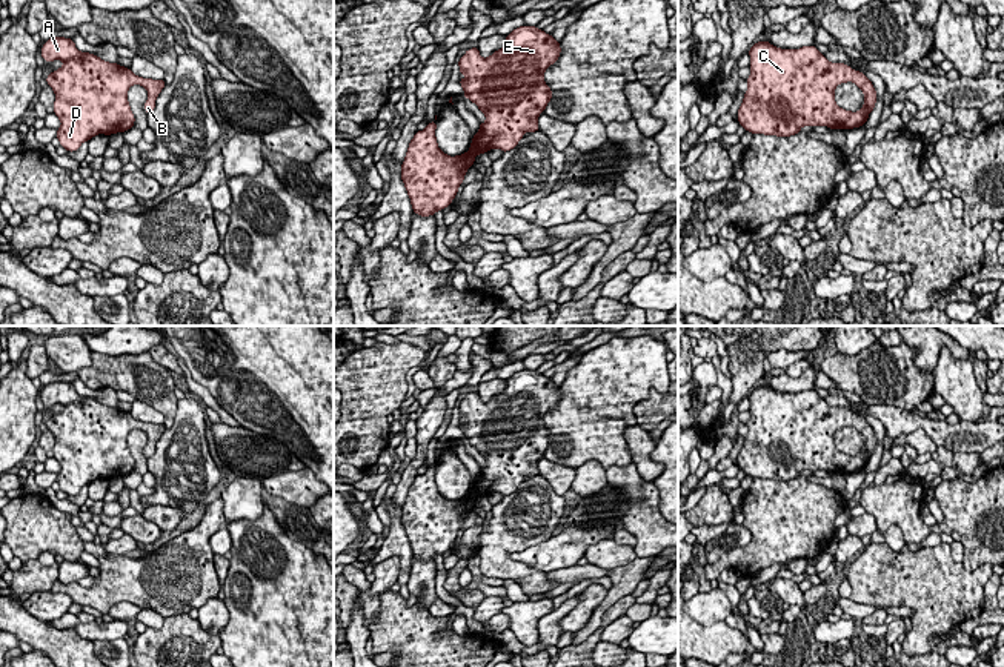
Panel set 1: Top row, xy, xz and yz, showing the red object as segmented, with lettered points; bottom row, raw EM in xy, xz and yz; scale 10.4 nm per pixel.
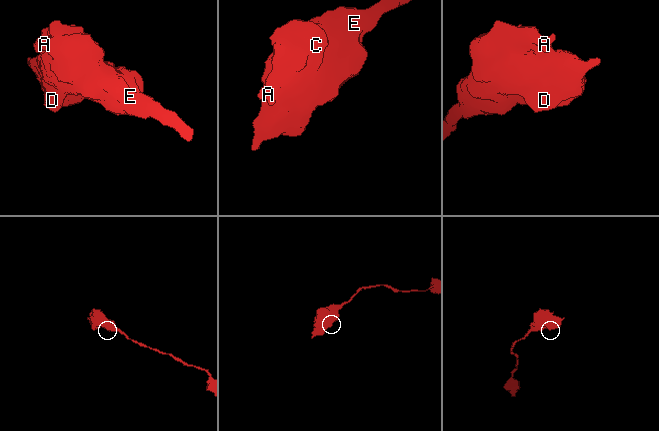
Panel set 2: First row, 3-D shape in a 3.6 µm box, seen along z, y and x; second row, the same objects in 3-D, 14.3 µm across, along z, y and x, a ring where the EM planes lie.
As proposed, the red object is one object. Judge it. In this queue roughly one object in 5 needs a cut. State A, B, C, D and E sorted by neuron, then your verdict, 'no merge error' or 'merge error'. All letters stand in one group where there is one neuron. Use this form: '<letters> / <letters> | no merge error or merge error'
A B C D E | no merge error

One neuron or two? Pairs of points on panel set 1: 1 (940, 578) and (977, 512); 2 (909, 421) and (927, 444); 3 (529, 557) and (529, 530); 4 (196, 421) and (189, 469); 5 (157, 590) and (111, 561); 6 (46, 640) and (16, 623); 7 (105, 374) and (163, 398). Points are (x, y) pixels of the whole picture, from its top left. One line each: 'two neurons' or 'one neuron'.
1: two neurons
2: two neurons
3: two neurons
4: one neuron
5: one neuron
6: one neuron
7: one neuron

